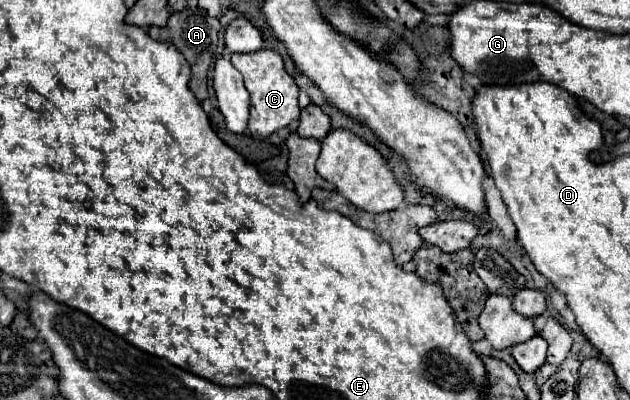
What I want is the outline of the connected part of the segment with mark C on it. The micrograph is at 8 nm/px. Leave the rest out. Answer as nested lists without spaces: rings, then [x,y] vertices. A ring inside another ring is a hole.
[[[261,48],[251,54],[233,54],[231,64],[243,74],[245,88],[251,94],[251,118],[249,118],[249,132],[255,138],[271,136],[273,132],[289,126],[293,120],[299,118],[299,106],[297,106],[297,84],[295,80],[285,72],[283,58],[269,48]]]

